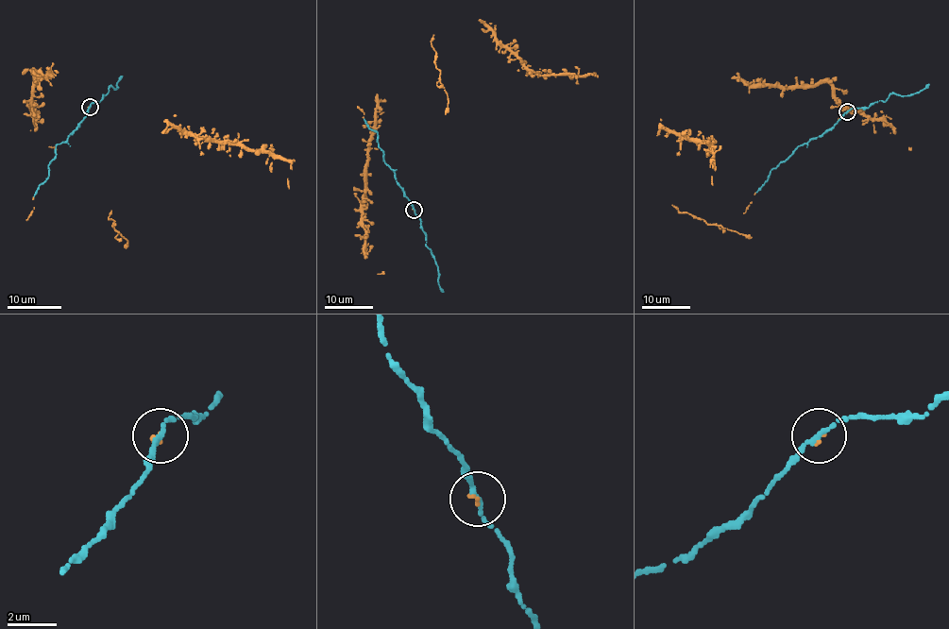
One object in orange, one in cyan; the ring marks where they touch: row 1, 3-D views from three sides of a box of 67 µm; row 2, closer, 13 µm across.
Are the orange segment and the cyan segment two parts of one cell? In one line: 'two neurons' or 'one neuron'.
one neuron

